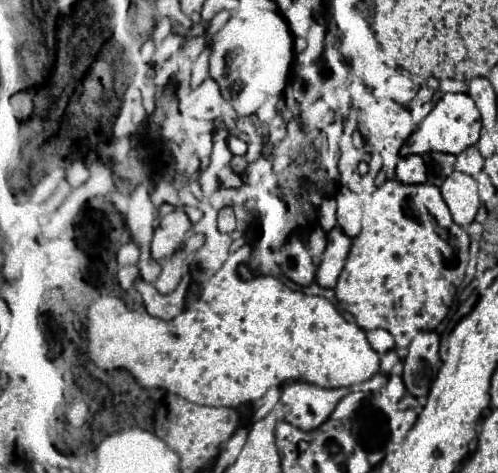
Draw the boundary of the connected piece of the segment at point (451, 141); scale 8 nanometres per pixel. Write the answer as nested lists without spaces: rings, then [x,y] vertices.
[[[445,94],[435,102],[433,110],[425,116],[419,128],[407,138],[405,146],[409,154],[423,154],[427,150],[459,154],[467,146],[473,146],[479,140],[479,134],[481,134],[481,116],[473,98],[469,94]]]

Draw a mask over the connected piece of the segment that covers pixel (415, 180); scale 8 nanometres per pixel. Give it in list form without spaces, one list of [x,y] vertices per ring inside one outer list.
[[[405,156],[399,160],[397,164],[397,180],[401,180],[403,184],[425,184],[427,176],[425,176],[425,166],[421,156]]]

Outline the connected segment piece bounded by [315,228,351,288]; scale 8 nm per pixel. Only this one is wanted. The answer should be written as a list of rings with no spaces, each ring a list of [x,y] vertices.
[[[337,228],[329,232],[329,244],[323,252],[323,258],[321,258],[321,264],[317,266],[317,276],[315,276],[315,282],[321,288],[335,288],[337,276],[341,274],[341,268],[345,264],[345,256],[349,254],[349,244],[351,244],[351,238],[341,236]]]

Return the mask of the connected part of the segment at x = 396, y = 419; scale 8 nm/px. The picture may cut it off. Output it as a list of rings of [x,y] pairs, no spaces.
[[[411,408],[395,412],[391,416],[391,426],[389,426],[391,428],[391,440],[401,442],[407,436],[407,432],[411,430],[411,426],[415,424],[415,420],[417,420],[417,412]]]

